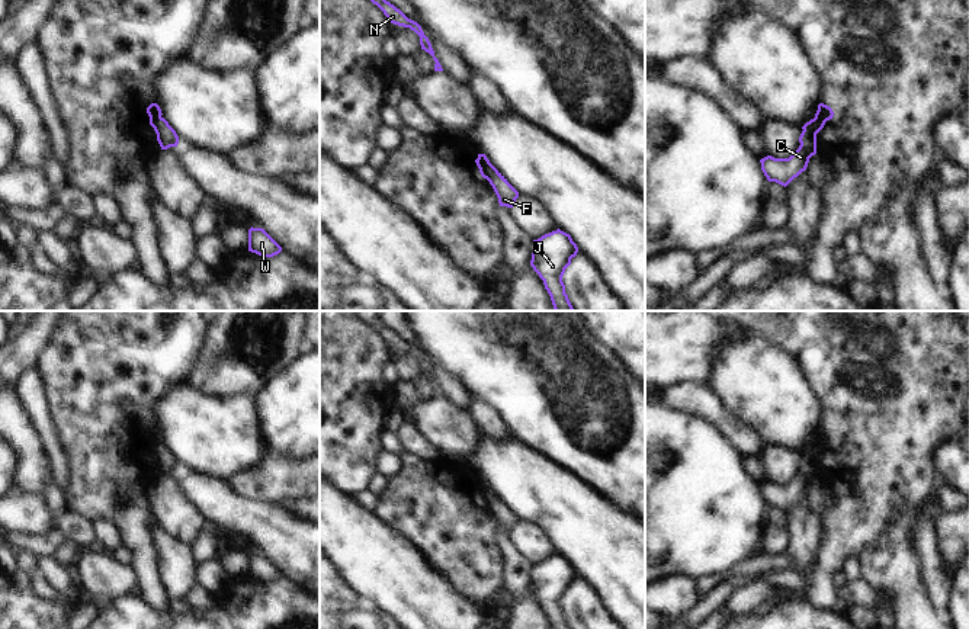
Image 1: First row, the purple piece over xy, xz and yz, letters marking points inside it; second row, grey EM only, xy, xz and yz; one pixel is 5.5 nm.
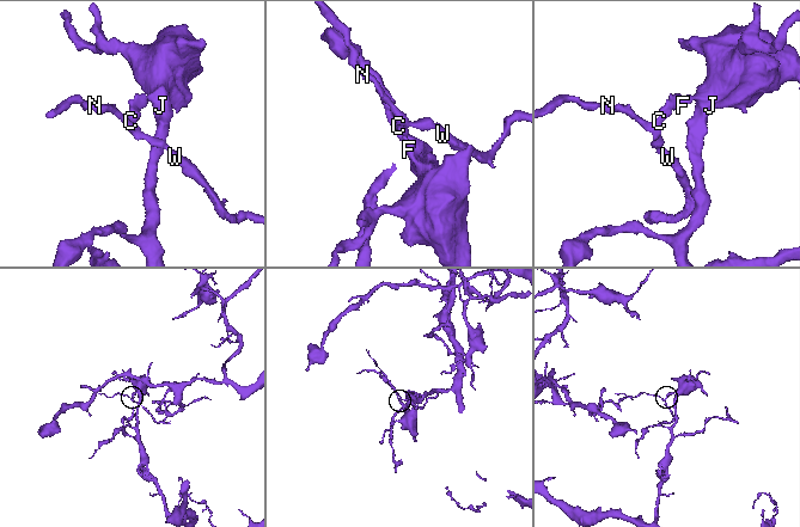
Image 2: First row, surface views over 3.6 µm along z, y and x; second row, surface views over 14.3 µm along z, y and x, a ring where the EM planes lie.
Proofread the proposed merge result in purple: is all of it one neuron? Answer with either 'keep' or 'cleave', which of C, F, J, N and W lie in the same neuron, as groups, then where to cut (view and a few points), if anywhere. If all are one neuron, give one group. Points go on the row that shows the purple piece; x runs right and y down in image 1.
cleave | C N W / F J | xy (150, 116), (160, 118)

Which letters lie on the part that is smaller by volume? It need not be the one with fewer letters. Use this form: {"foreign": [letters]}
{"foreign": ["C", "N", "W"]}

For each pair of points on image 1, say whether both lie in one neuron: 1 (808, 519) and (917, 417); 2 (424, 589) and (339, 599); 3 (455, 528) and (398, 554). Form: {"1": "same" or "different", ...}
{"1": "different", "2": "different", "3": "different"}

